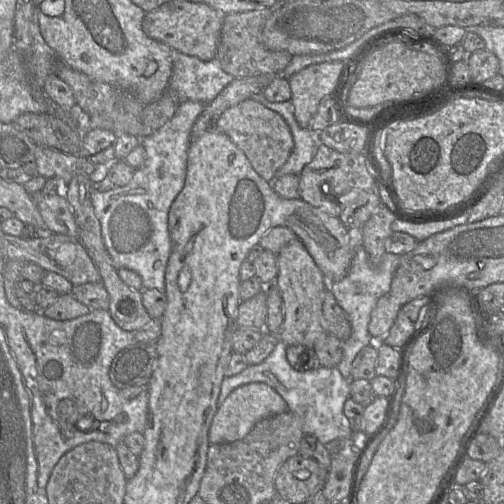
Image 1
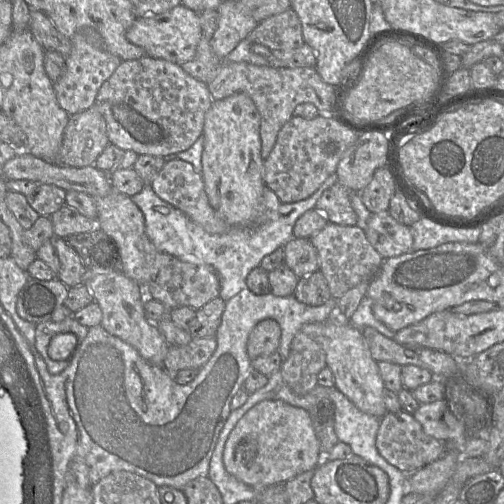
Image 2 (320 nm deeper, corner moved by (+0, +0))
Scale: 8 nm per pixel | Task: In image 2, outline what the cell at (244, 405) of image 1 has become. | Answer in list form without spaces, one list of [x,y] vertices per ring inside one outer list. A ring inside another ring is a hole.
[[[263,400],[250,408],[231,431],[224,447],[223,462],[226,470],[238,480],[262,489],[284,484],[305,471],[315,469],[322,455],[324,458],[308,411],[282,400]]]

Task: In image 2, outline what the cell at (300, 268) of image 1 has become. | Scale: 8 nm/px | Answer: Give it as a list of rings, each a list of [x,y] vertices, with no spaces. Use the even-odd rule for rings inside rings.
[[[339,309],[325,321],[325,329],[326,363],[333,373],[335,387],[361,411],[380,419],[388,412],[383,400],[386,388],[378,363],[373,359],[362,332],[354,327]]]

